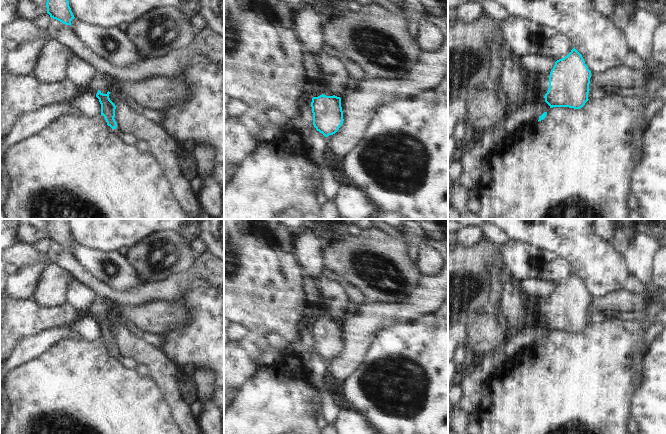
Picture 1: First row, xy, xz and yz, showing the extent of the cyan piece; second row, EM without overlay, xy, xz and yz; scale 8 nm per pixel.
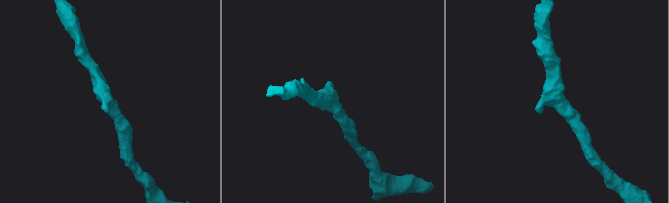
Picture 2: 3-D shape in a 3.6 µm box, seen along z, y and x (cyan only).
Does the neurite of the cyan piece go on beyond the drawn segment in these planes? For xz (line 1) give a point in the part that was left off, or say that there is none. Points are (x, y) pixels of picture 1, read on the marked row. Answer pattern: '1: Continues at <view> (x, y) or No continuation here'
1: Continues at xz (313, 73)

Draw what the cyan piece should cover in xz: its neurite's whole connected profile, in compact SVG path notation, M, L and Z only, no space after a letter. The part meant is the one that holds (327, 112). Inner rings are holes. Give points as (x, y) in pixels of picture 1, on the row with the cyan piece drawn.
M304 53L303 58L307 61L307 77L314 95L311 102L313 125L328 137L335 134L343 124L341 98L324 87L316 58L307 53Z

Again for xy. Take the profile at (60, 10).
M47 0L46 7L47 13L51 18L71 26L71 21L75 17L71 11L68 0Z

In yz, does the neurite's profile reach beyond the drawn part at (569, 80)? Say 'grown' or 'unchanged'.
grown

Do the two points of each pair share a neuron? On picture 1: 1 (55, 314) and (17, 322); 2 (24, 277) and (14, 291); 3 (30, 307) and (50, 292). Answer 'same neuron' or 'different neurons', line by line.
1: same neuron
2: same neuron
3: different neurons

